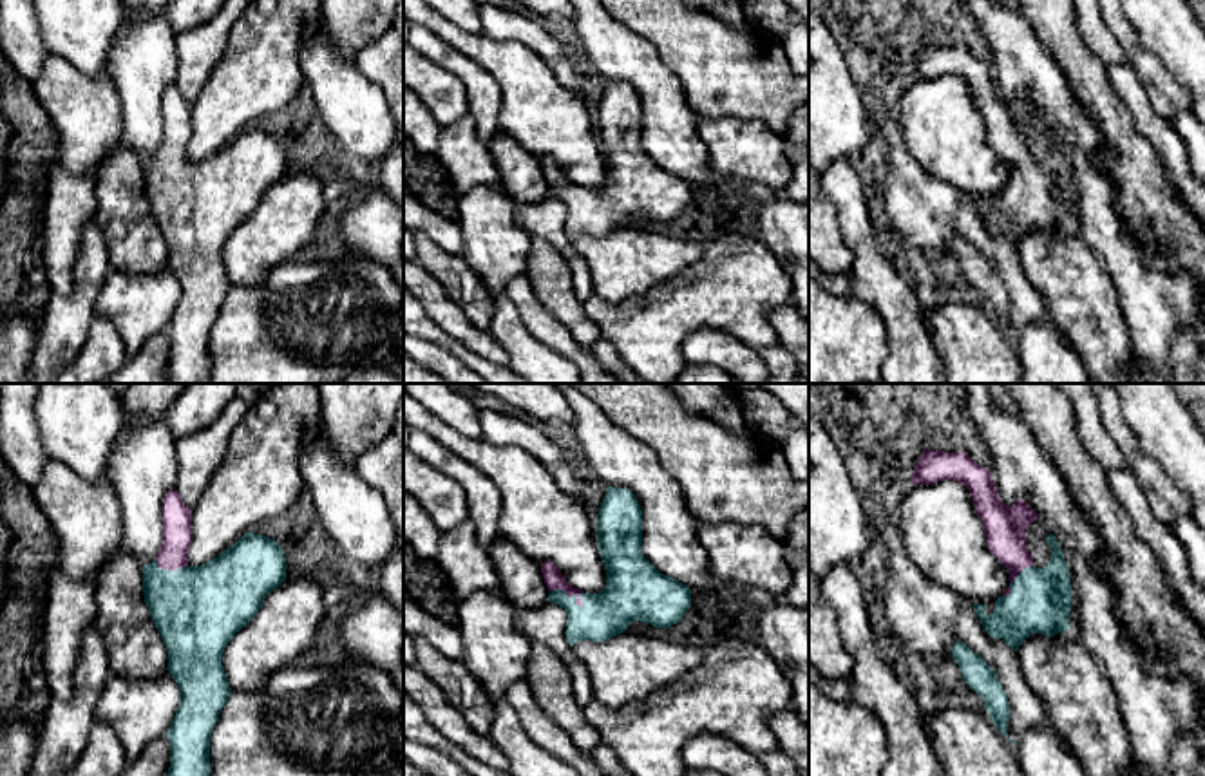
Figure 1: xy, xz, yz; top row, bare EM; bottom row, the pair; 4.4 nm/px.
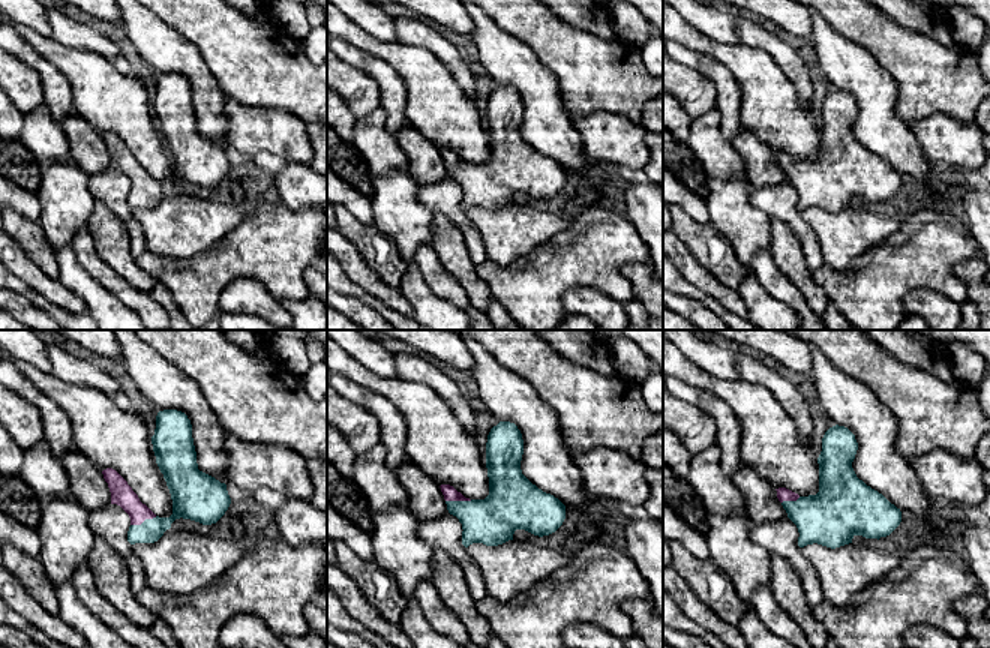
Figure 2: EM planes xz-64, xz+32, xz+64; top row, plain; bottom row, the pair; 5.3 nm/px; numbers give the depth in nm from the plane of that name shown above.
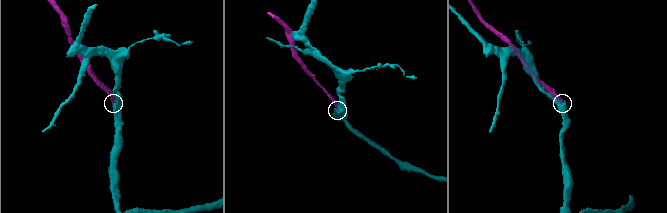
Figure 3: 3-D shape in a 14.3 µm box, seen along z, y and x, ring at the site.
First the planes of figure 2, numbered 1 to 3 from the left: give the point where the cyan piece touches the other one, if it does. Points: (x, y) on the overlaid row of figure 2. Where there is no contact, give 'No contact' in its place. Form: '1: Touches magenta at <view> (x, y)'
1: Touches magenta at xz-64 (143, 521)
2: Touches magenta at xz+32 (458, 500)
3: Touches magenta at xz+64 (791, 500)

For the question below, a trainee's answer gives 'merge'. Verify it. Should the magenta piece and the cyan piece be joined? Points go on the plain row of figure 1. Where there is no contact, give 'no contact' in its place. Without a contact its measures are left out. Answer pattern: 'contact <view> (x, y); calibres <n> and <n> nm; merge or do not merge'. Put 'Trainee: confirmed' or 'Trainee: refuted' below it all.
contact xz (569, 190); calibres 90 and 200 nm; merge
Trainee: confirmed

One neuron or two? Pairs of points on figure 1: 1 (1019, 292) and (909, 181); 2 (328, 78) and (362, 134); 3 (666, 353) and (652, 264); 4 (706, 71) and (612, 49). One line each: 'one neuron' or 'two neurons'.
1: one neuron
2: one neuron
3: two neurons
4: two neurons

